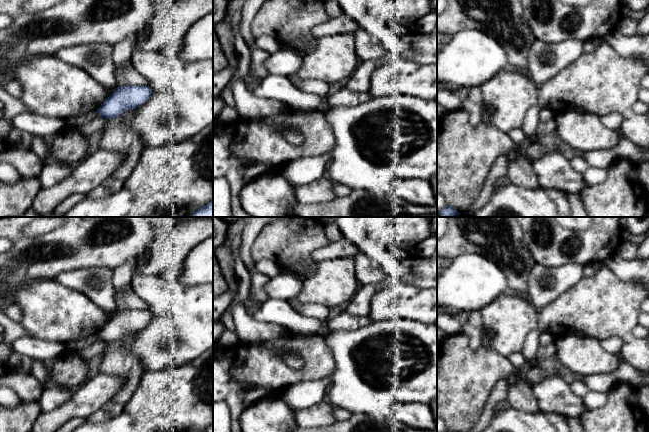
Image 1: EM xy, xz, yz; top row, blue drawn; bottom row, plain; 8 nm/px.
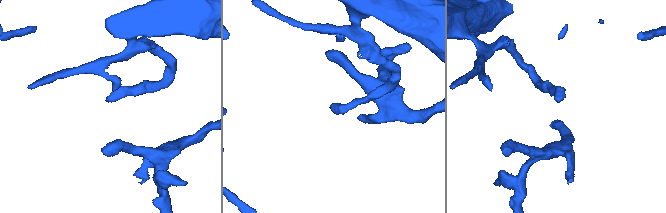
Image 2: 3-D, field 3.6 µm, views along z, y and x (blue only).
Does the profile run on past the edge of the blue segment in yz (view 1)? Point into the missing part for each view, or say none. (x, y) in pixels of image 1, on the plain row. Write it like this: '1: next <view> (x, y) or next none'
1: next none

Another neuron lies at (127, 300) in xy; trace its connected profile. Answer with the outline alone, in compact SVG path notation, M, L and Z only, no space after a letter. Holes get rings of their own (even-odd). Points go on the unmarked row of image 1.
M132 289L127 292L117 293L115 298L118 311L126 309L147 310L148 304L143 301Z

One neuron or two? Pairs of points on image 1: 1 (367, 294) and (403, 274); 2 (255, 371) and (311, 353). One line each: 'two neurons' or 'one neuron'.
1: one neuron
2: one neuron

